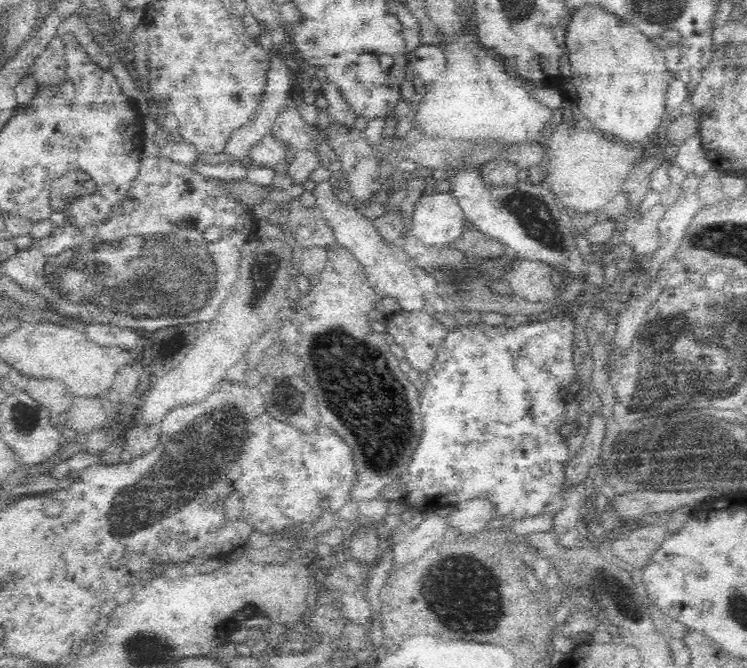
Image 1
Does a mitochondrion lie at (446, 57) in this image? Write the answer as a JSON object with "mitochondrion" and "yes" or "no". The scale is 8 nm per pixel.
{"mitochondrion":"no"}

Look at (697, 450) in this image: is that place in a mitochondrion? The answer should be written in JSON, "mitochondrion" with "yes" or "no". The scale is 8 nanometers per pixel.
{"mitochondrion":"yes"}

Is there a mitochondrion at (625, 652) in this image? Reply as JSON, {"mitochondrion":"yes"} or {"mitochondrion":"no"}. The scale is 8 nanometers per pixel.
{"mitochondrion":"no"}

